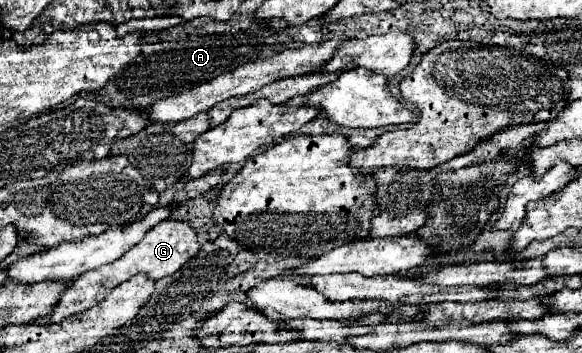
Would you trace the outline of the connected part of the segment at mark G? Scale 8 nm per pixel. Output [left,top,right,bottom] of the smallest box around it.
[34,220,200,324]

